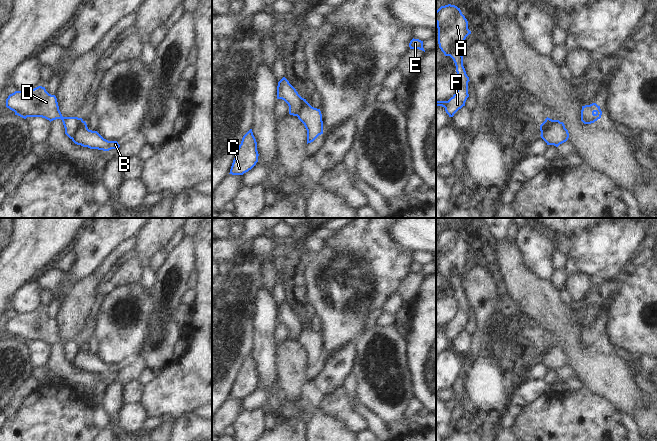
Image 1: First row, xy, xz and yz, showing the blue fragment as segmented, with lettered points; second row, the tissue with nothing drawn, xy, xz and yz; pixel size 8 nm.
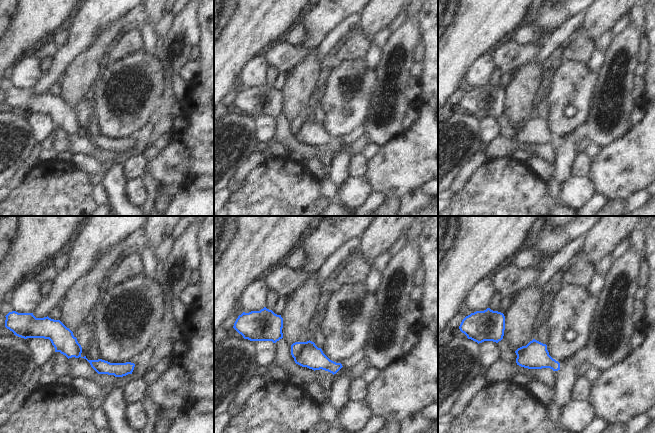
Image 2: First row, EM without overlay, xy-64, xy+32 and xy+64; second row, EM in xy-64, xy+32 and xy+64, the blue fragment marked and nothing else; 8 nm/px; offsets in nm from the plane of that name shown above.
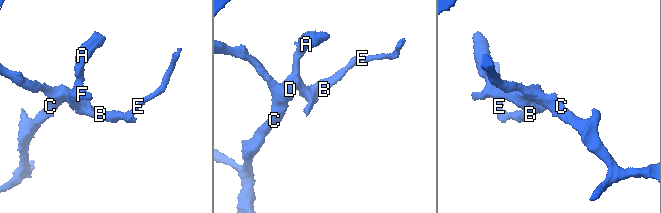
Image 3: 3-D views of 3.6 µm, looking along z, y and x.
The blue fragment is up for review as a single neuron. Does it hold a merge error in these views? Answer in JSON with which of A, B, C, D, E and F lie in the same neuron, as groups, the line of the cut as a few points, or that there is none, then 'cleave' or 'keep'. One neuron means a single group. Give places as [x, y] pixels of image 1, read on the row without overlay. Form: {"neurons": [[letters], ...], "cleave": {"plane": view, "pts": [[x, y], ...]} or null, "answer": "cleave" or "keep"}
{"neurons": [["A", "C", "D", "F"], ["B", "E"]], "cleave": {"plane": "xy", "pts": [[82, 344], [71, 362]]}, "answer": "cleave"}

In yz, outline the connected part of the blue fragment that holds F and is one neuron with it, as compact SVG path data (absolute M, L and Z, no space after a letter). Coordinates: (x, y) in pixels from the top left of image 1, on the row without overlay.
M451 228L441 230L436 235L436 247L439 272L445 280L453 283L459 305L455 318L448 325L436 325L436 330L444 331L449 341L453 341L459 333L465 330L469 321L468 306L470 304L463 290L463 280L460 274L471 255L468 253L468 245L460 232Z

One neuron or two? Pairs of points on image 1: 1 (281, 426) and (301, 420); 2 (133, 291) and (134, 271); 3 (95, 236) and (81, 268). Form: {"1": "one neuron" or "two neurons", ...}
{"1": "one neuron", "2": "two neurons", "3": "one neuron"}

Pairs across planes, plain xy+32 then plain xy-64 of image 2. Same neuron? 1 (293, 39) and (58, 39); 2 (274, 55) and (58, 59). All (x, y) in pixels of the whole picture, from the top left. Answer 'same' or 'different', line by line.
1: same
2: different

